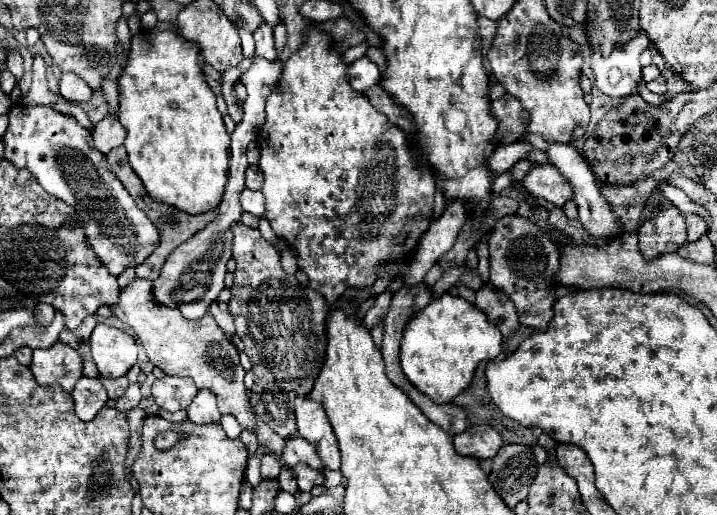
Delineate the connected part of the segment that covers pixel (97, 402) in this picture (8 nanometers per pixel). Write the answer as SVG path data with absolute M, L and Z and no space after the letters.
M83 376L75 390L71 392L71 396L75 400L75 412L81 420L93 420L95 414L107 402L107 390L103 388L99 378Z

